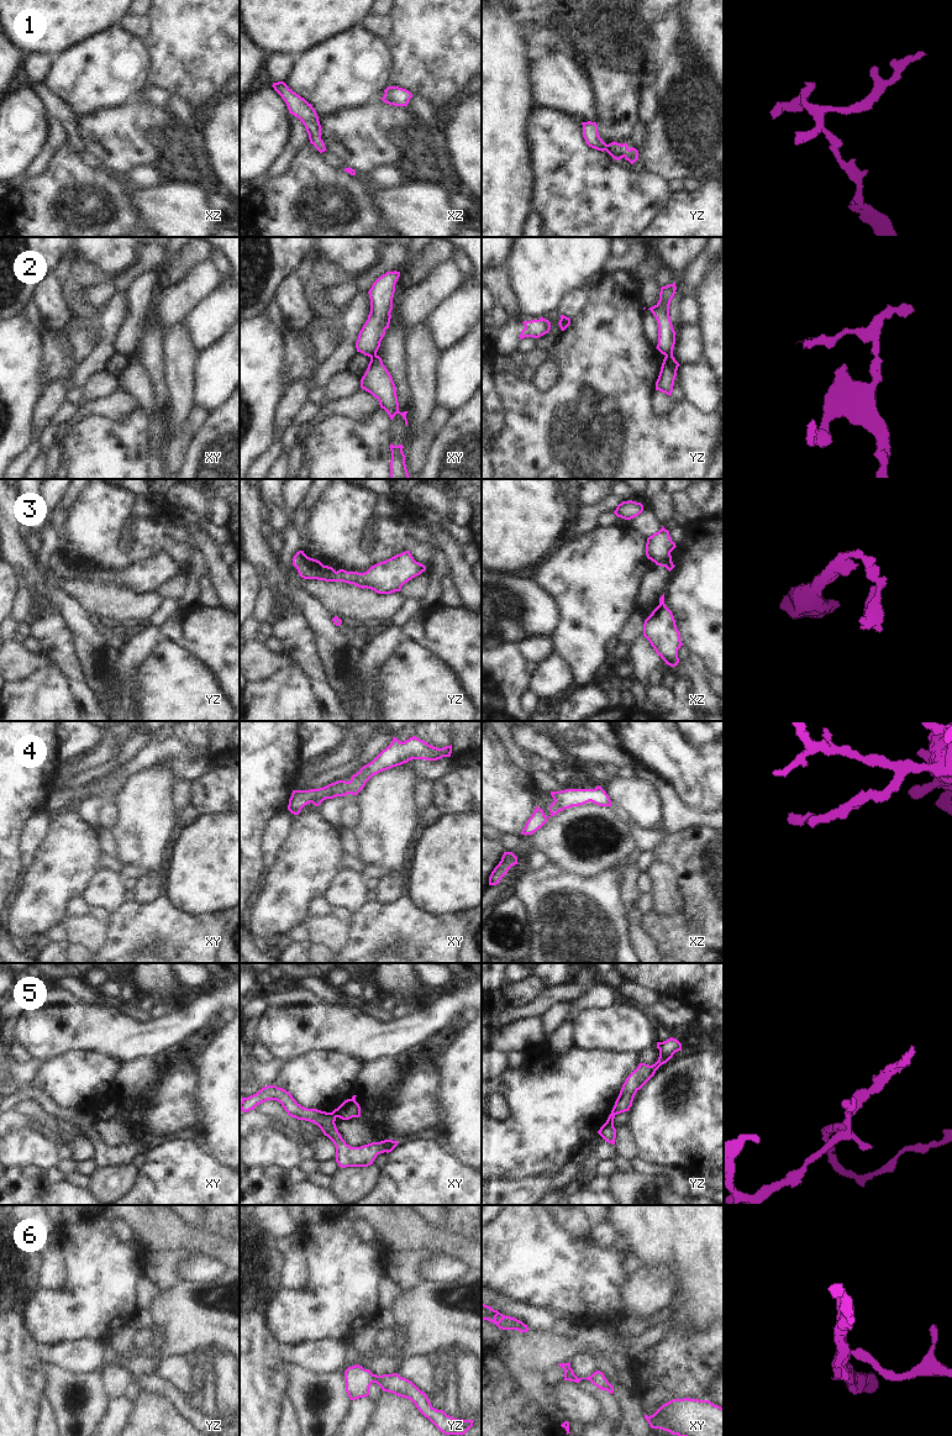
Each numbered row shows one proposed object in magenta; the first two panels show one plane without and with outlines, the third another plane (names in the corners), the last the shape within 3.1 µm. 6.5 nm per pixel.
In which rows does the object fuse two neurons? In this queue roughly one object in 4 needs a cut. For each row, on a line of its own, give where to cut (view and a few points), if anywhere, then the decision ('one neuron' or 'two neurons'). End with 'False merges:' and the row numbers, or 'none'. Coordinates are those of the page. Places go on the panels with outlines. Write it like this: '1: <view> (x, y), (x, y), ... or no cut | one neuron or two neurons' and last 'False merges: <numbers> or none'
1: no cut | one neuron
2: yz (666, 354), (672, 356) | two neurons
3: yz (324, 566), (317, 571), (315, 578) | two neurons
4: no cut | one neuron
5: xy (332, 1111), (336, 1116) | two neurons
6: no cut | one neuron
False merges: 2, 3, 5

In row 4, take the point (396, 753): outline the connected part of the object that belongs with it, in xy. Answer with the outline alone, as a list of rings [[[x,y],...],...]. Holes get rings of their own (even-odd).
[[[415,736],[404,742],[393,737],[391,743],[370,763],[363,766],[353,774],[349,782],[337,780],[319,789],[293,790],[288,810],[294,815],[299,815],[301,809],[310,803],[319,806],[326,799],[347,794],[357,795],[373,775],[383,770],[401,766],[411,759],[437,761],[442,757],[451,757],[451,753],[452,745],[437,748]]]

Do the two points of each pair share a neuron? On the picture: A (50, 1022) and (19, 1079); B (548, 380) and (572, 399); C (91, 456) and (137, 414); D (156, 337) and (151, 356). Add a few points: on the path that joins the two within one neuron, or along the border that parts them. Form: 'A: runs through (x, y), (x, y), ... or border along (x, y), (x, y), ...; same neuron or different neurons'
A: border along (33, 1057), (42, 1062); different neurons
B: border along (555, 357), (558, 363), (558, 380), (541, 393); different neurons
C: runs through (103, 450), (127, 425); same neuron
D: runs through (151, 342), (151, 351); same neuron

